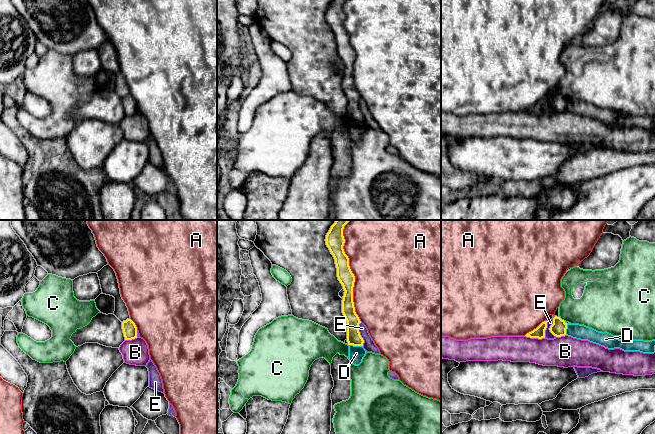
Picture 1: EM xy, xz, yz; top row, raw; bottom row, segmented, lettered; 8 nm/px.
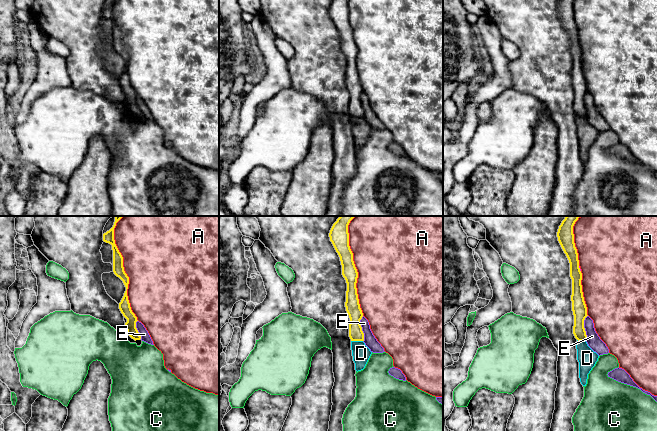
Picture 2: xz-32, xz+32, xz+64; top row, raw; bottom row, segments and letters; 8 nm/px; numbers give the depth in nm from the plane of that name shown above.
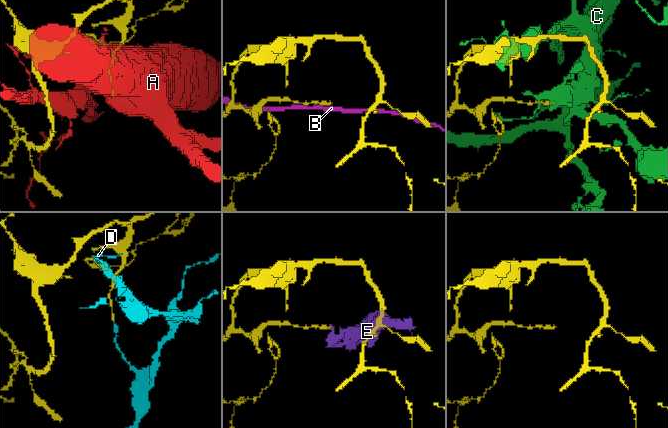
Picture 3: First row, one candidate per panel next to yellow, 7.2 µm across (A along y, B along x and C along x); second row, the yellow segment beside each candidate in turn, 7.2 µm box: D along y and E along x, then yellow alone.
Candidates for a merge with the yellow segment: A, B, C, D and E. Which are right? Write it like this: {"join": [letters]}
{"join": []}

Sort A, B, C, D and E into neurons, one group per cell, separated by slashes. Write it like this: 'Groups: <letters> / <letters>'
Groups: A / B / C / D / E

